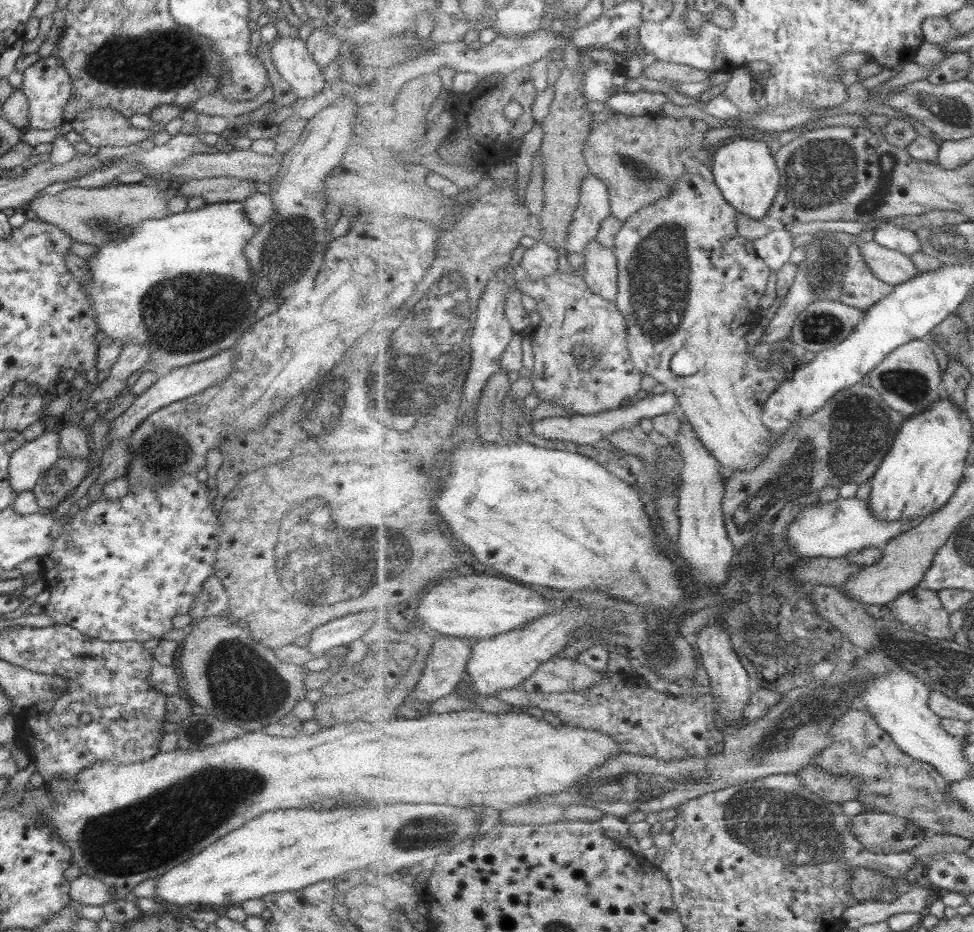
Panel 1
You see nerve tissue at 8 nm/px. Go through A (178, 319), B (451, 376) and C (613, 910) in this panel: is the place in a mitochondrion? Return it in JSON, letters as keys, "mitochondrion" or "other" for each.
{"A":"mitochondrion","B":"mitochondrion","C":"other"}

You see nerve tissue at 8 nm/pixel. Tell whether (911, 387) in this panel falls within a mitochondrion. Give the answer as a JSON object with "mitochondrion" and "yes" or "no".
{"mitochondrion":"yes"}

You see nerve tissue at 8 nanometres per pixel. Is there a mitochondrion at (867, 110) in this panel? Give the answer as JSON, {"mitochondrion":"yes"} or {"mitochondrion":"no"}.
{"mitochondrion":"no"}

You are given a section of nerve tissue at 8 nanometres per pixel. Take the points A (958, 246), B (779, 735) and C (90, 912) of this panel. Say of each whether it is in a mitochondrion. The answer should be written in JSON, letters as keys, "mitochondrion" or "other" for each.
{"A":"mitochondrion","B":"mitochondrion","C":"other"}

